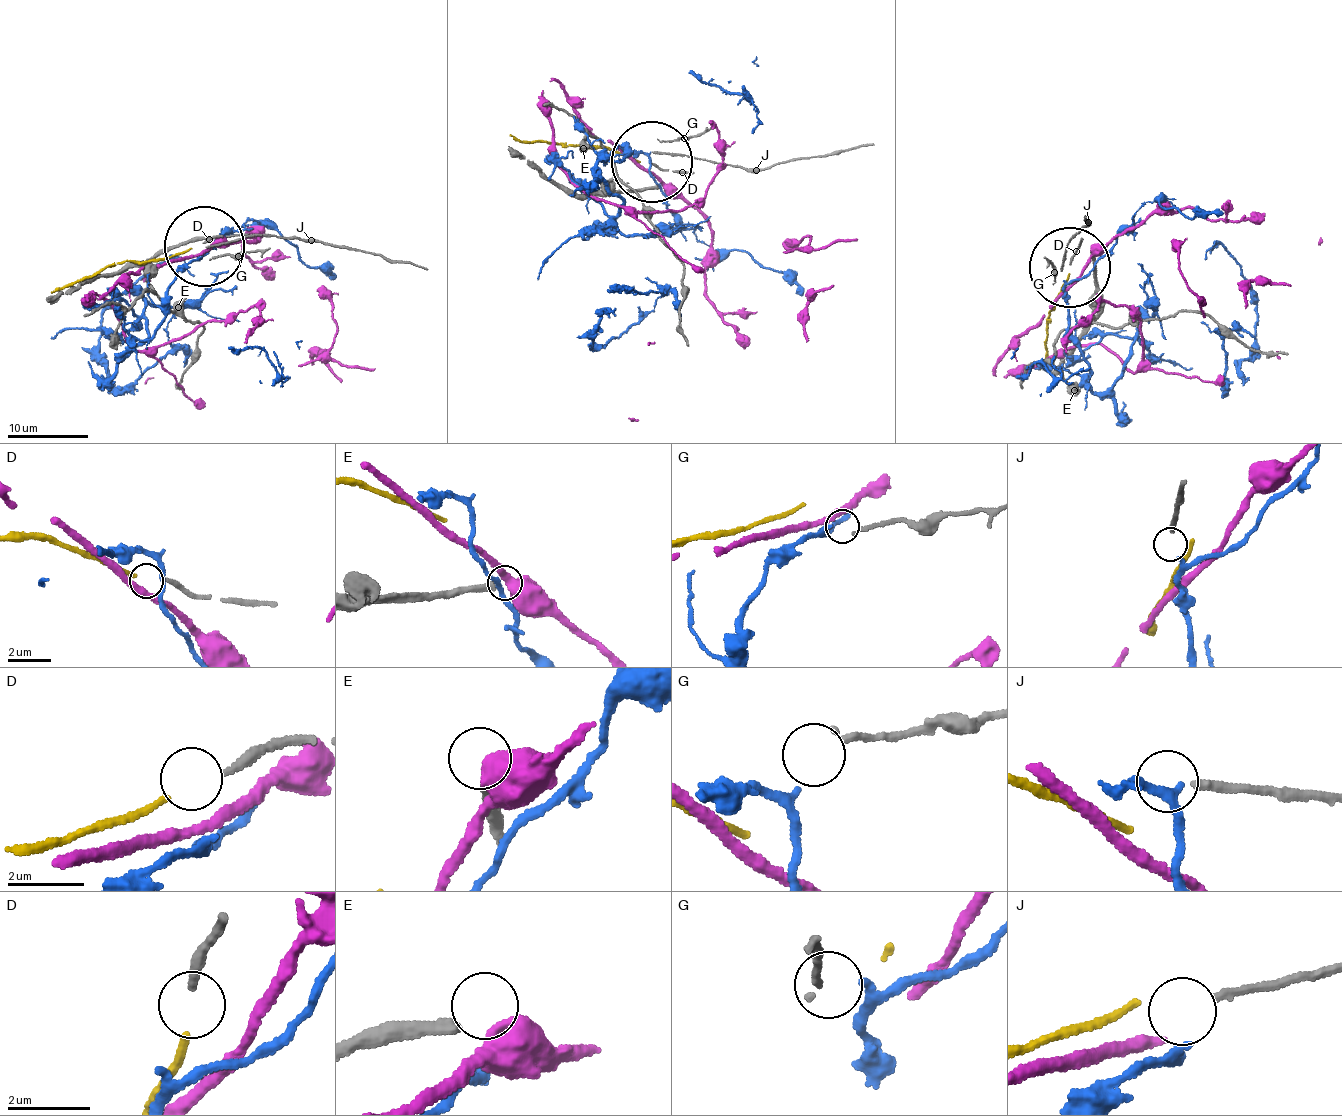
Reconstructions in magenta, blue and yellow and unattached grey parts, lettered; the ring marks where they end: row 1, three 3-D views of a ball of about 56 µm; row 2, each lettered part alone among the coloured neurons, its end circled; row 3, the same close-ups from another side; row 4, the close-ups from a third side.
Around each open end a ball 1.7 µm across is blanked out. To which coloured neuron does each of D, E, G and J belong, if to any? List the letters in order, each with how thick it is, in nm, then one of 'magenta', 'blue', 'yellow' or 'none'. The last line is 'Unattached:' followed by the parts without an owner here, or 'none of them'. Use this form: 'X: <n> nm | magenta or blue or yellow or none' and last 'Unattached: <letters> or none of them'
D: 240 nm | yellow
E: 320 nm | none
G: 190 nm | blue
J: 200 nm | none
Unattached: E, J

